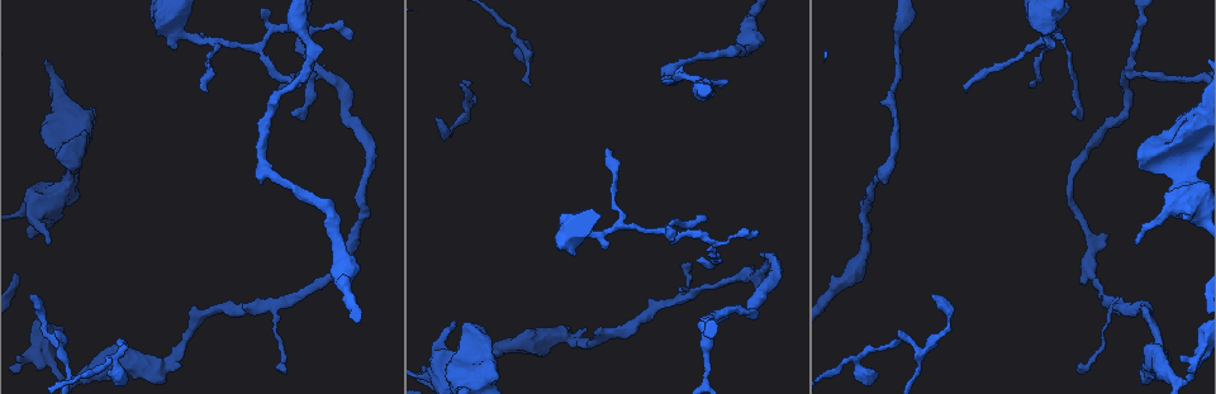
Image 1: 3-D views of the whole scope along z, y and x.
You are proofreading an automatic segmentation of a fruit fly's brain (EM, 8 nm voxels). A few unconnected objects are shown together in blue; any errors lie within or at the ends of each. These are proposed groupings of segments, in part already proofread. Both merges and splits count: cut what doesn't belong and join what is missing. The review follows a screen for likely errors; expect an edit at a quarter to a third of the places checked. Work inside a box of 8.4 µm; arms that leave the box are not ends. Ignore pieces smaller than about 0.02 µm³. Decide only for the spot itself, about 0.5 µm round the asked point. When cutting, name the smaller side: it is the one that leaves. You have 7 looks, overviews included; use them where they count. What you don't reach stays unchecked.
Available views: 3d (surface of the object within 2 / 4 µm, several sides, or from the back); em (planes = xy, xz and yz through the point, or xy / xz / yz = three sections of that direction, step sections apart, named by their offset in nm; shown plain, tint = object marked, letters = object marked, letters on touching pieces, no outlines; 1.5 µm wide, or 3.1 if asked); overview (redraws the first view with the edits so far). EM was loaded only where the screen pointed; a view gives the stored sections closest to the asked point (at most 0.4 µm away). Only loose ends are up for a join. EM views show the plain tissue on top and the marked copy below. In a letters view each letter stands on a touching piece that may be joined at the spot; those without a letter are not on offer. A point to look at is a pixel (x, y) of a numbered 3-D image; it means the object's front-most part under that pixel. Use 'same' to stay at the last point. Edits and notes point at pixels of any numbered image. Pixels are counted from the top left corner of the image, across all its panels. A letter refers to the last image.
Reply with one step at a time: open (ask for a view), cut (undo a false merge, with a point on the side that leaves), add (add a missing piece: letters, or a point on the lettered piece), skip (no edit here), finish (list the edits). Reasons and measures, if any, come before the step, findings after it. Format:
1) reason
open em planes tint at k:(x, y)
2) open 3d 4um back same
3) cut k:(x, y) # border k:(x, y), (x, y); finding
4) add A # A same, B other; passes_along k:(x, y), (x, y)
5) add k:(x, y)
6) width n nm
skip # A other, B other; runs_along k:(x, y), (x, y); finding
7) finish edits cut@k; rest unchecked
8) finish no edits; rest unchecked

tapers out
open 3d 4um at 1:(55, 332)

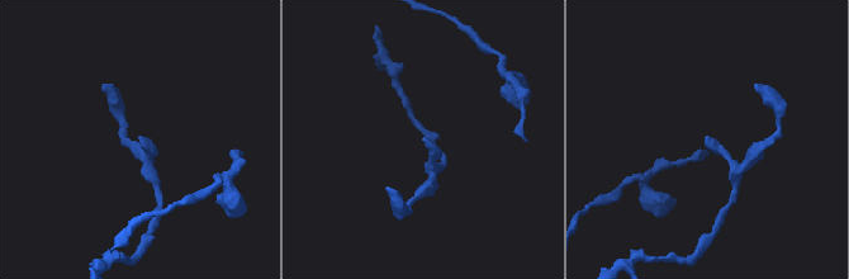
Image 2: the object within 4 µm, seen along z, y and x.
open em planes tint at 2:(708, 138)

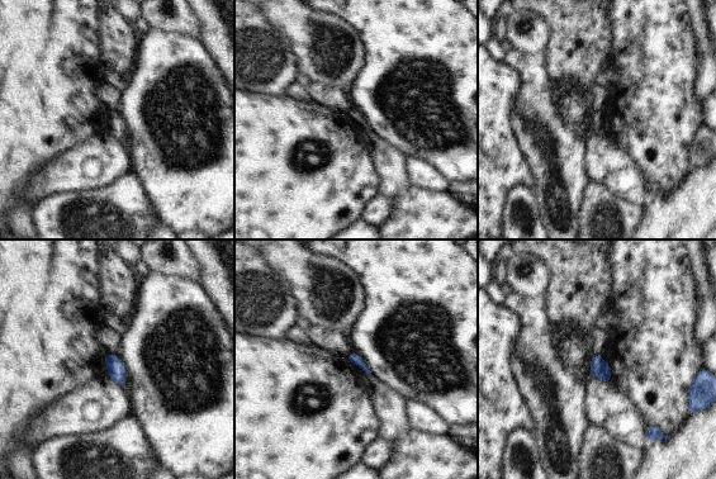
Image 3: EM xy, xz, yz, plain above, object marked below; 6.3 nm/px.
see the neighbours
open em planes letters same

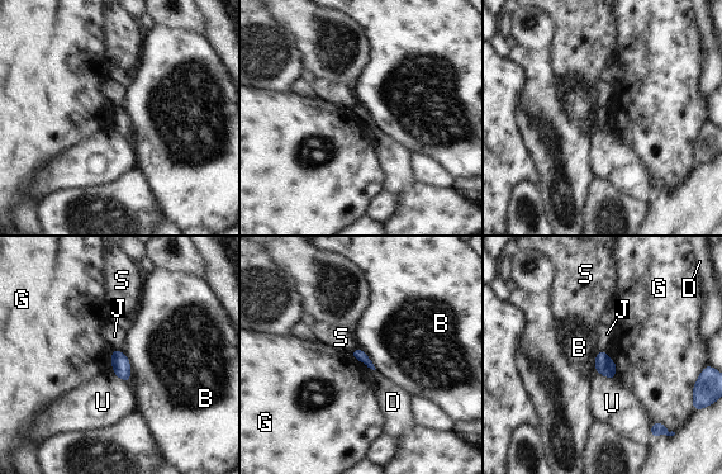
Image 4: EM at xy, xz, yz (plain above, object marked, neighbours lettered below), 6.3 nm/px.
skip # B other, D other, G other, J other, S other, U other; border 4:(110, 350), (113, 370); none of them fits

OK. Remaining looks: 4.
an open end
open em planes letters at 1:(202, 89)

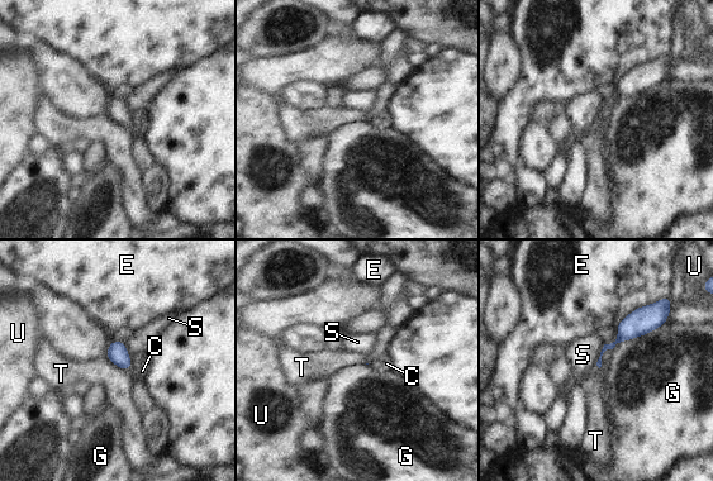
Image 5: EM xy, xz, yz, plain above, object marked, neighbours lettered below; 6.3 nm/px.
skip # C other, E other, G other, S other, T other, U other; border 5:(108, 358), (126, 370); none of them fits

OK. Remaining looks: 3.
arms part here
open em planes letters at 1:(727, 310)

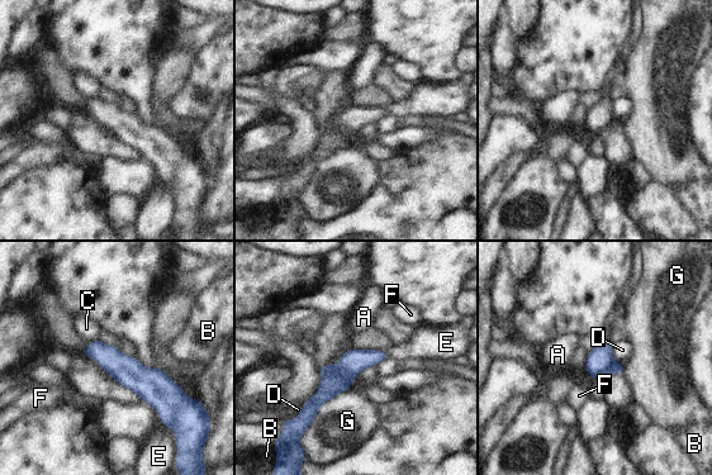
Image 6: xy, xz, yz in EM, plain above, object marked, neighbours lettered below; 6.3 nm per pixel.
cut 6:(333, 381) # A other, B other, C other, D other, E other, F other, G other; border 6:(336, 365), (352, 380); a second neuron is stuck on

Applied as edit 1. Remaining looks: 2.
finish edits cut@6; rest unchecked

